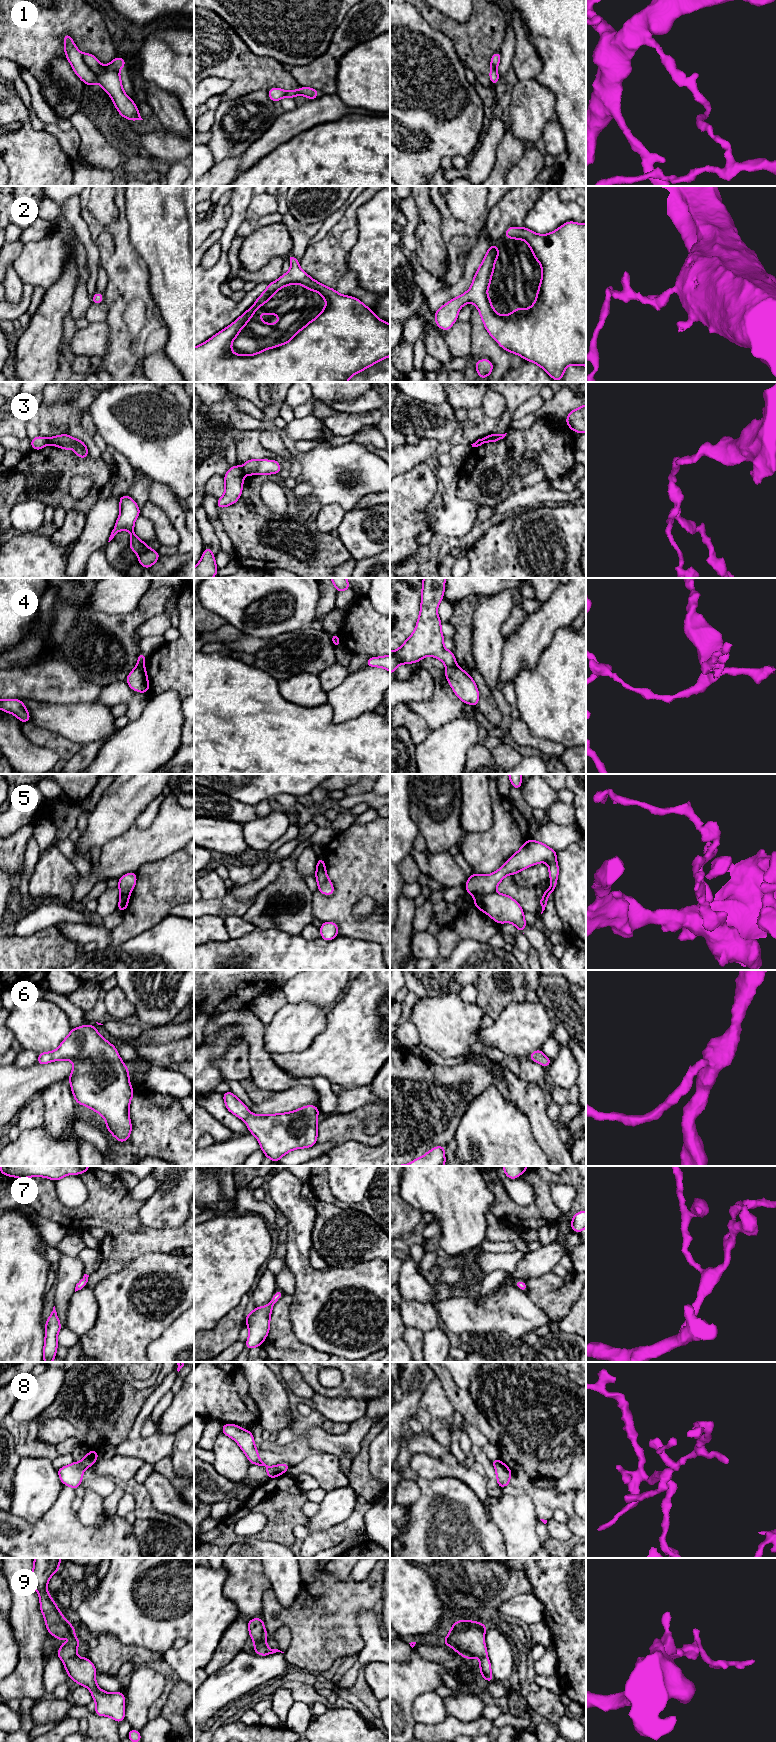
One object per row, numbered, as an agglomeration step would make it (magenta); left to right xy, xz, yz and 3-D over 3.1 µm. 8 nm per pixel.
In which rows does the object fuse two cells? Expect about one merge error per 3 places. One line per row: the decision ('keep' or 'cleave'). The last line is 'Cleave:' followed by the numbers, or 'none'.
1: keep
2: keep
3: cleave
4: cleave
5: cleave
6: keep
7: keep
8: cleave
9: keep
Cleave: 3, 4, 5, 8

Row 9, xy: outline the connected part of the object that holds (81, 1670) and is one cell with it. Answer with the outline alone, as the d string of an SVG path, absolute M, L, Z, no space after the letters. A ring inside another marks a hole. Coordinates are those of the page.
M34 1558L31 1573L33 1588L40 1598L40 1611L44 1615L48 1633L62 1640L71 1635L71 1642L61 1644L56 1656L63 1660L69 1679L78 1685L86 1686L96 1702L95 1715L108 1716L121 1723L125 1719L125 1696L123 1692L107 1693L101 1690L95 1680L96 1668L88 1657L76 1656L77 1647L80 1645L74 1626L63 1616L47 1591L47 1585L52 1575L59 1571L59 1562L62 1558Z

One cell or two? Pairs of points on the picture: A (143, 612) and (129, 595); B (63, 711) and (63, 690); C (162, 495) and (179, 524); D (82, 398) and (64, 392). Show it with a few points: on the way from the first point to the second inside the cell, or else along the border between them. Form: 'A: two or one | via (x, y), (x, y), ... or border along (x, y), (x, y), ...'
A: two | border along (148, 589), (133, 611), (116, 615)
B: two | border along (40, 701), (56, 704), (86, 703)
C: one | via (168, 502), (178, 517)
D: two | border along (76, 392), (66, 403)

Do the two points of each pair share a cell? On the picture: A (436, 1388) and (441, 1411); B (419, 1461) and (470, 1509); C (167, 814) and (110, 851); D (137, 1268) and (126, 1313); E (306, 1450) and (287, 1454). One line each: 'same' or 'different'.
A: same
B: different
C: same
D: same
E: same

